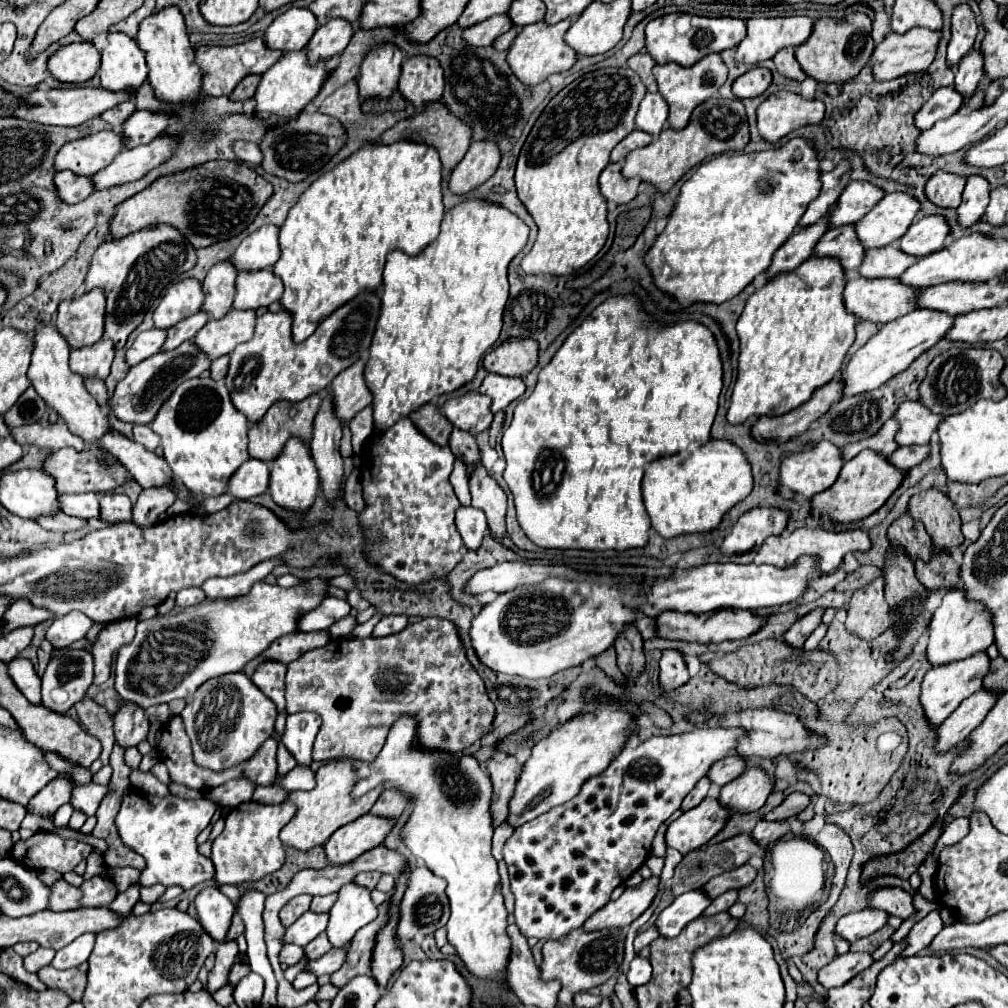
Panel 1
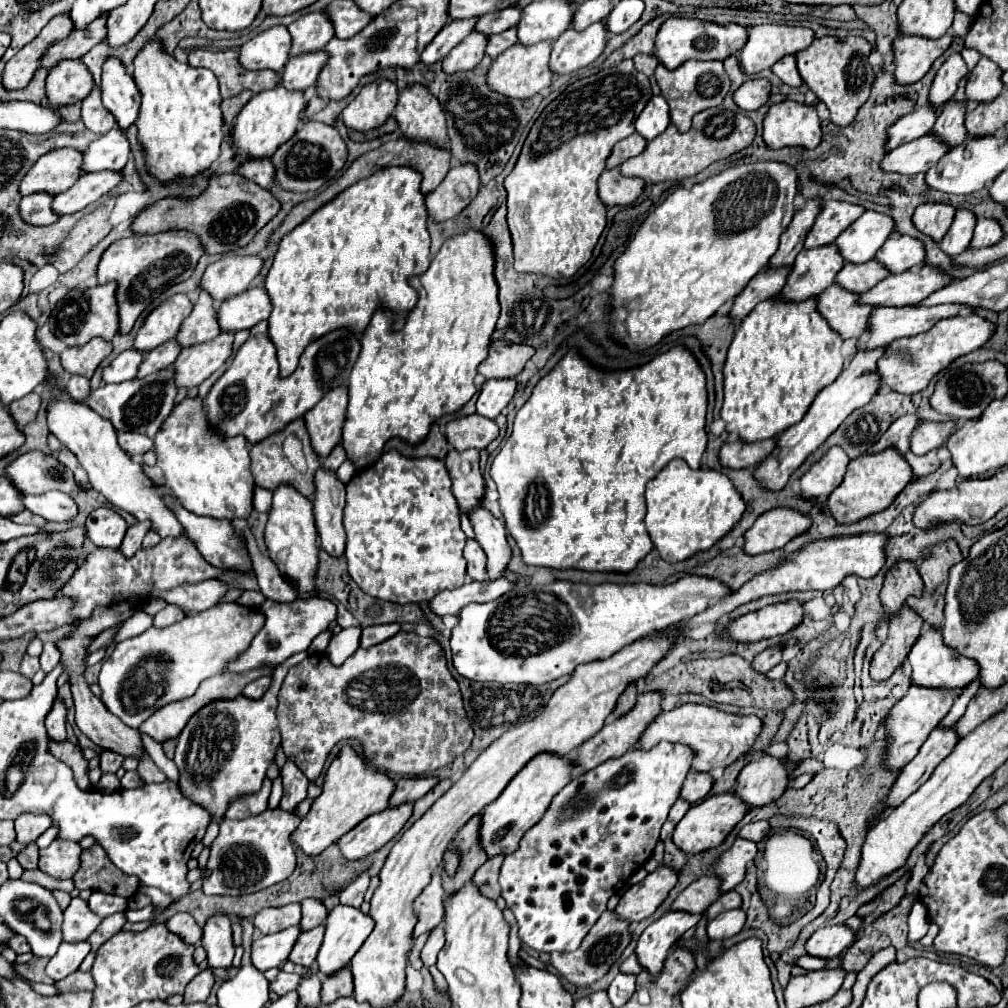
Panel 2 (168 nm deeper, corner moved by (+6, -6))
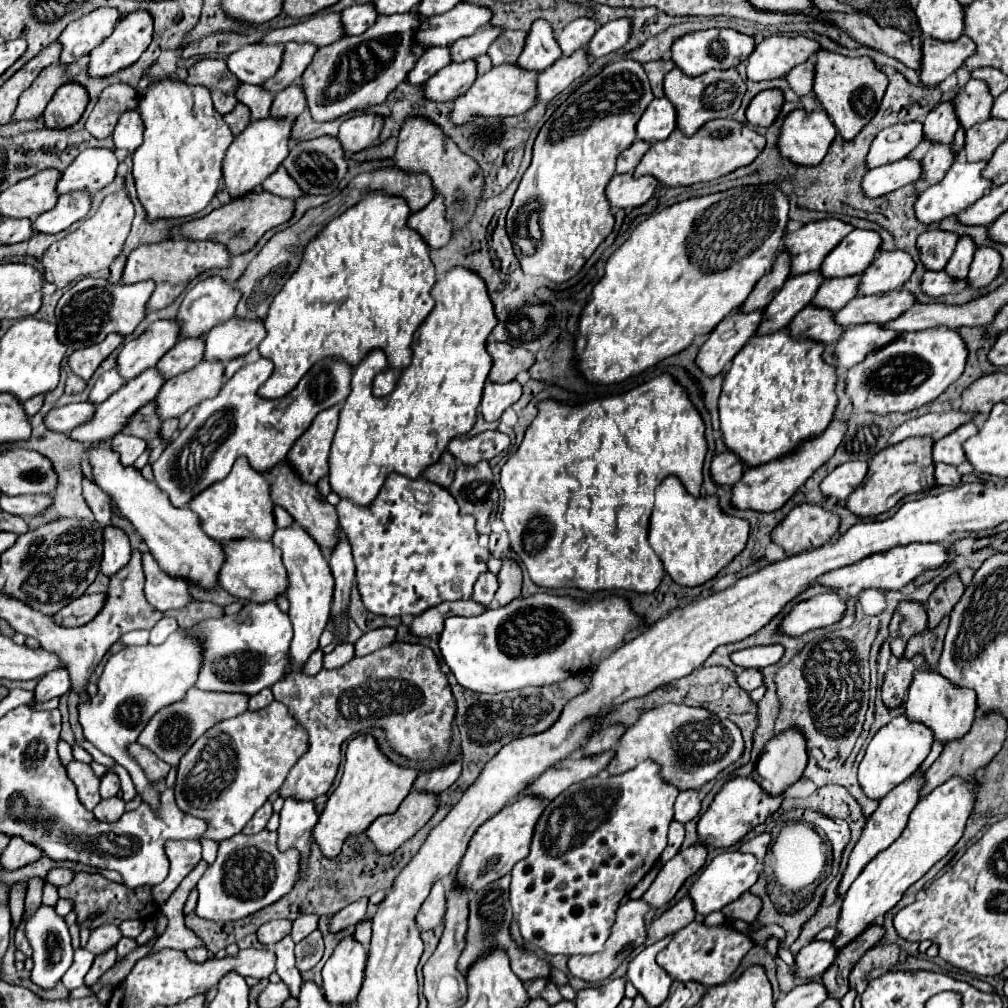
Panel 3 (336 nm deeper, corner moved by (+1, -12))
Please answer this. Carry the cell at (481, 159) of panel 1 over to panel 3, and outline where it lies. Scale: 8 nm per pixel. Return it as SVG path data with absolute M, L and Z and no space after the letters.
M436 196L426 208L408 218L410 228L414 228L430 248L442 248L450 240L450 224L444 218L442 196Z

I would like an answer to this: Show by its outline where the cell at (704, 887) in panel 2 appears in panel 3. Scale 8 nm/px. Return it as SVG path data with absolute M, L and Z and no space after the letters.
M688 896L678 900L674 906L670 906L662 916L654 918L654 922L648 926L648 936L646 936L646 946L662 940L668 934L674 934L676 930L684 928L694 920L694 906Z

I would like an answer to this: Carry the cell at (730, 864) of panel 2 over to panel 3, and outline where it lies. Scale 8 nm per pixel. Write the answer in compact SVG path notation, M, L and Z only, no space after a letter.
M722 852L718 854L700 874L698 878L692 882L692 886L688 888L688 896L696 908L696 914L706 916L714 910L724 908L726 904L738 900L746 890L750 890L750 886L756 882L758 872L756 872L756 862L752 854L742 854L742 852Z

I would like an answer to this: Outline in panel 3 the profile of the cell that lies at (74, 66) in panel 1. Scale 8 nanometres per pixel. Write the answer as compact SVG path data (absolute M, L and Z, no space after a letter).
M64 84L56 90L54 98L48 102L42 120L46 128L68 128L84 114L88 104L88 94L80 84Z

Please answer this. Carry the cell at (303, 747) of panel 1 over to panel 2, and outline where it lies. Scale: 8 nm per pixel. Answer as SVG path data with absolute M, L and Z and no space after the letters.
M285 762L281 768L281 778L283 778L283 798L281 798L281 808L283 810L295 810L295 806L307 796L307 786L309 780L301 774L295 762Z

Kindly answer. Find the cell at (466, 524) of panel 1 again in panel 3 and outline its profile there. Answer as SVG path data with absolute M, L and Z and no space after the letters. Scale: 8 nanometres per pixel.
M486 572L478 578L478 582L474 584L474 594L472 594L472 600L476 600L478 604L482 604L484 608L490 608L492 606L492 600L494 600L494 594L498 590L498 580L492 572Z

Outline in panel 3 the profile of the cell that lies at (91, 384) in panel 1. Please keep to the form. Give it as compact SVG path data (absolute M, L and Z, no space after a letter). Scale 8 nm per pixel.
M70 374L68 380L66 380L66 388L64 388L64 392L66 392L66 394L78 394L78 392L82 392L84 388L86 388L86 382L84 382L82 378Z

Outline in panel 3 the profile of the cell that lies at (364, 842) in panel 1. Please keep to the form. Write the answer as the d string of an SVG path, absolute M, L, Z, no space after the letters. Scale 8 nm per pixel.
M412 790L396 812L376 818L366 834L374 842L378 852L390 854L410 836L414 836L434 816L436 808L438 796Z

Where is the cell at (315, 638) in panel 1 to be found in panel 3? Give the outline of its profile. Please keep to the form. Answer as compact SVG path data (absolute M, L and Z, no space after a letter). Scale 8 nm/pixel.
M190 688L186 692L184 700L178 700L176 704L168 704L166 708L158 710L152 716L152 720L146 724L146 728L138 736L138 744L146 746L150 752L160 756L170 766L178 766L180 758L192 748L192 744L194 744L194 740L198 740L198 736L204 736L204 732L208 728L212 728L214 724L246 712L246 708L248 708L248 696L244 696L244 694L204 692L198 688Z

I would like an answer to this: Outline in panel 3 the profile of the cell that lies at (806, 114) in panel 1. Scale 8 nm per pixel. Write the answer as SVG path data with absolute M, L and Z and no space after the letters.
M794 110L786 116L780 134L780 154L800 166L816 166L826 156L836 128L824 110Z

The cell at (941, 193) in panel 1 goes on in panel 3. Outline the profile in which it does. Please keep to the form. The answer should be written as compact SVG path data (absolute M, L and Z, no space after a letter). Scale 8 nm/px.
M926 230L918 236L918 254L924 270L944 270L950 256L954 254L958 236L944 230Z

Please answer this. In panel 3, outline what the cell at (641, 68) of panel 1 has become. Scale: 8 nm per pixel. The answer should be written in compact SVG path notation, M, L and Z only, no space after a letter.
M656 60L656 62L648 62L644 64L644 70L648 74L648 80L650 80L650 86L652 86L652 92L656 98L662 98L664 96L664 90L662 90L662 80L664 76L674 68L674 62L672 60Z

